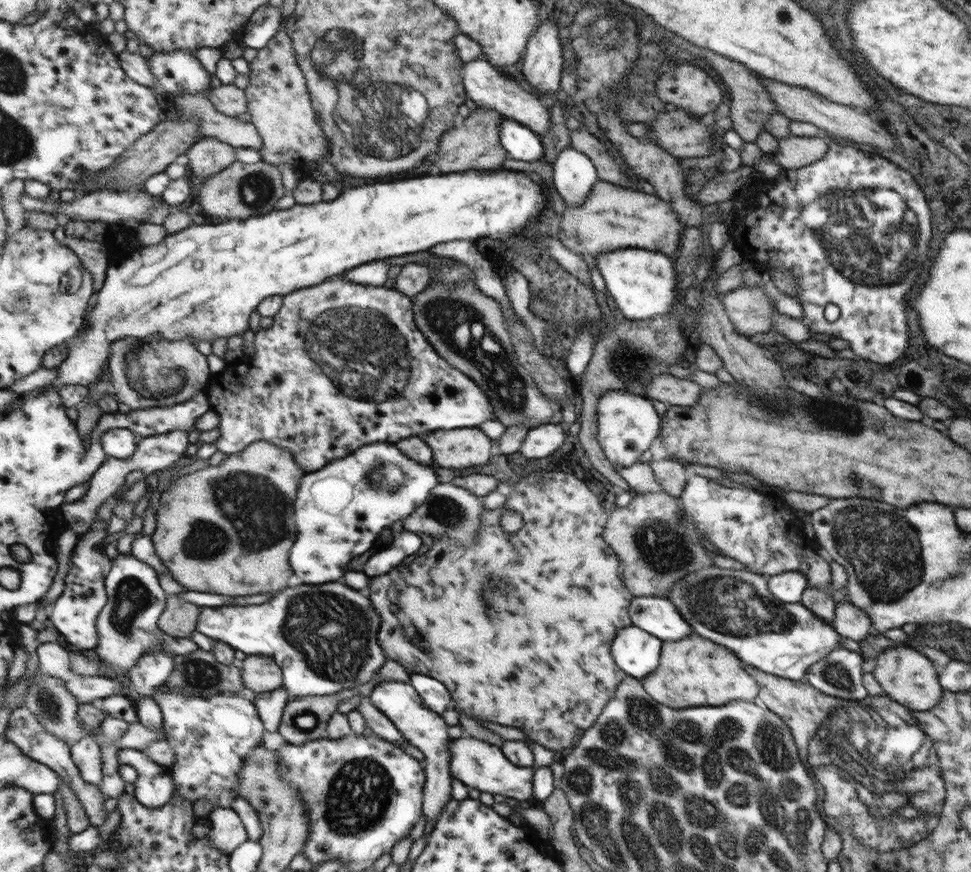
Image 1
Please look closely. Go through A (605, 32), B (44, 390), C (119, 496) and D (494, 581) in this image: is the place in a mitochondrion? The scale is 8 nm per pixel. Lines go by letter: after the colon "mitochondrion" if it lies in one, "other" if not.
A: mitochondrion
B: other
C: other
D: mitochondrion

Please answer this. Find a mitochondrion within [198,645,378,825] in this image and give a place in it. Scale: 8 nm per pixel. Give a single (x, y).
(304, 721)

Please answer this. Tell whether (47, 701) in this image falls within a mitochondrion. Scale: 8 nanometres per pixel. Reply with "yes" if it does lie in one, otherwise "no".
yes

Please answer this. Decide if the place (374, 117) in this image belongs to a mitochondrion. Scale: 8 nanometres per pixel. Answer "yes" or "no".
yes

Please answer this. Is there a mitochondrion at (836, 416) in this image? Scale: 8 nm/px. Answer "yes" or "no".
yes

